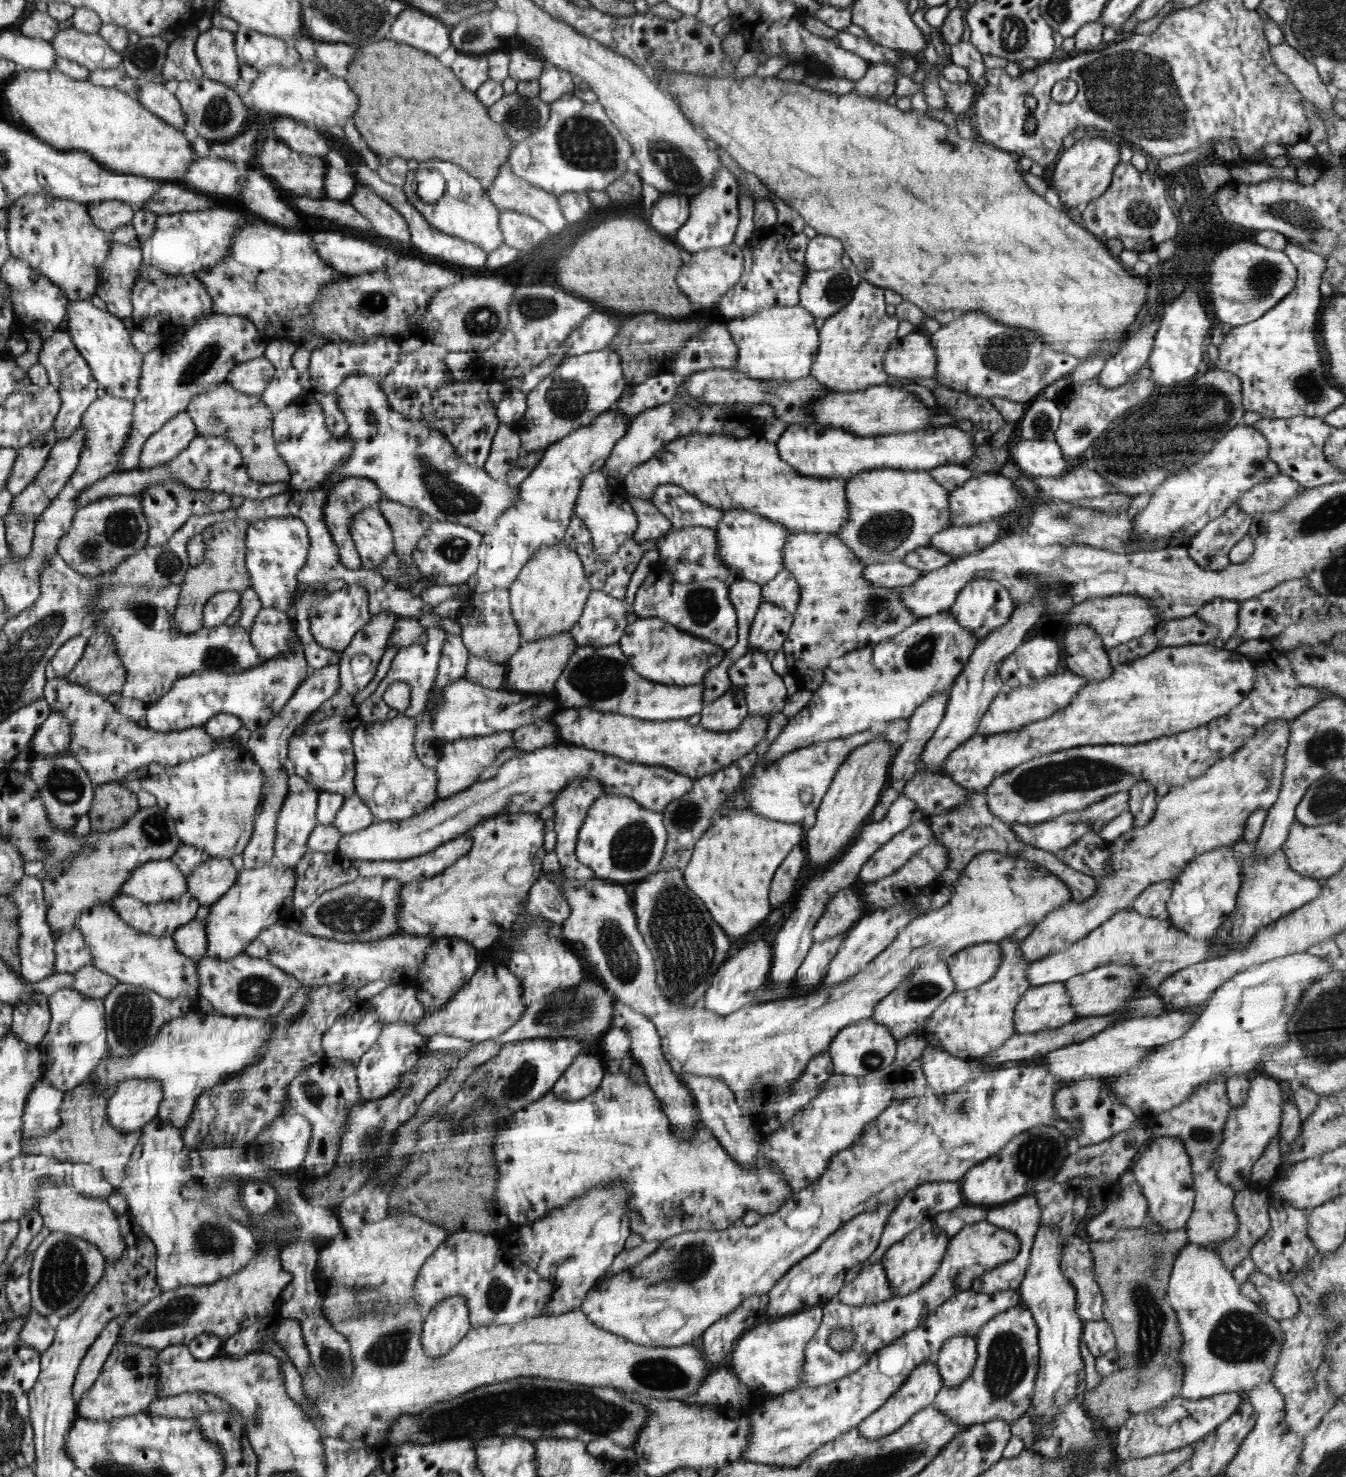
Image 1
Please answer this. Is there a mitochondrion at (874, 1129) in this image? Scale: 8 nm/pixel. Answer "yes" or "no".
no

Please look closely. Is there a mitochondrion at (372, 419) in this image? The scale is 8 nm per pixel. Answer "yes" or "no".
yes

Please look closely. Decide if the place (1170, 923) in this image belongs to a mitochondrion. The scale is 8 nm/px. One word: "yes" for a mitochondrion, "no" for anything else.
no

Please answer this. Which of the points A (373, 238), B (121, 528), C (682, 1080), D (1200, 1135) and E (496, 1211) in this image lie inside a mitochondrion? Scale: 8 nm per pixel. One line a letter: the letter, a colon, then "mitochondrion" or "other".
A: other
B: mitochondrion
C: other
D: mitochondrion
E: other

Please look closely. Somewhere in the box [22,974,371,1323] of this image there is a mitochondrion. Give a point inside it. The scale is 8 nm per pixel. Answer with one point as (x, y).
(63, 1274)

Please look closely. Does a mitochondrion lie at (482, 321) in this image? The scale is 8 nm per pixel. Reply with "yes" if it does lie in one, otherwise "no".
yes

